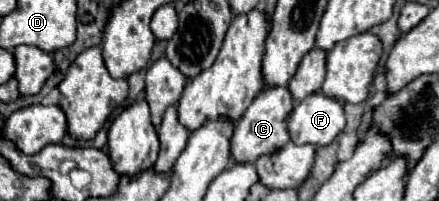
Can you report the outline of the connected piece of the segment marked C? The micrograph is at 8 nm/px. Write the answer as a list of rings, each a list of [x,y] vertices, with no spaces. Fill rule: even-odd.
[[[273,87],[263,89],[249,109],[243,113],[241,121],[235,125],[235,133],[231,137],[231,161],[233,163],[253,163],[261,155],[269,155],[277,151],[289,141],[287,133],[287,117],[293,109],[293,99],[287,87]]]

